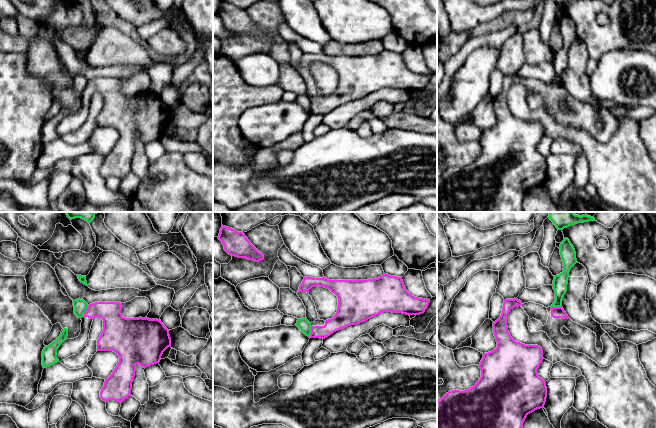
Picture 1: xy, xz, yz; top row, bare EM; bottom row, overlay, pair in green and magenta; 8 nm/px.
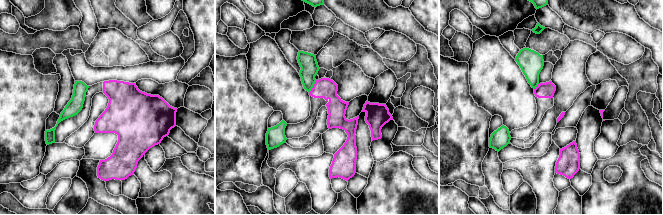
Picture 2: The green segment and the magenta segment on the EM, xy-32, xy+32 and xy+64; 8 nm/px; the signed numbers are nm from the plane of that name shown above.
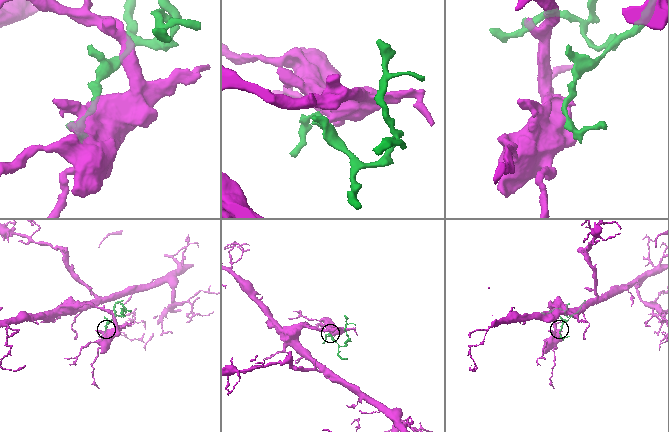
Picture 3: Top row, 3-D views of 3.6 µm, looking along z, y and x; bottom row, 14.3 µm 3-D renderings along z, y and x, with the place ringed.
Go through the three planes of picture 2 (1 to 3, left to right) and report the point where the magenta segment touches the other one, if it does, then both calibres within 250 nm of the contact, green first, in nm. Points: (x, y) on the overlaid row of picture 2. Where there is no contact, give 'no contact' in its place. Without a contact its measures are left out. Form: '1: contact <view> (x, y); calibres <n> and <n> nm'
1: no contact
2: contact xy+32 (313, 85); calibres 140 and 160 nm
3: contact xy+64 (537, 85); calibres 190 and 130 nm

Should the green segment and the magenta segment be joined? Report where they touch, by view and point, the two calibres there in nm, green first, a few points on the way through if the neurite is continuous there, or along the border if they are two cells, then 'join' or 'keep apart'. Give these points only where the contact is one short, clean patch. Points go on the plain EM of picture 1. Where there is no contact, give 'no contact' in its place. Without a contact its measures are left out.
xz (310, 108) | 100/120 nm | along xz (311, 102), (309, 113) | keep apart

